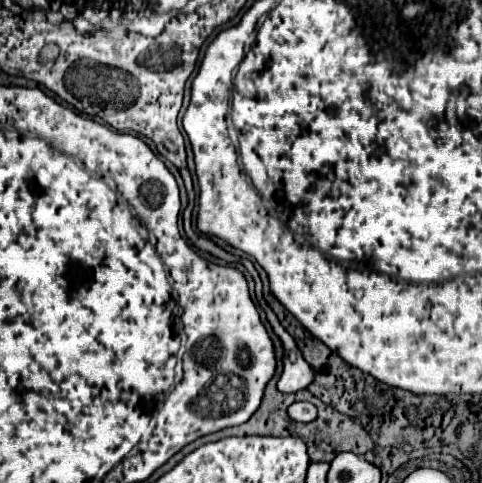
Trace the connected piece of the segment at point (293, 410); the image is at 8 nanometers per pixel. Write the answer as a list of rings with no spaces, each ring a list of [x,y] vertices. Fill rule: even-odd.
[[[294,402],[290,406],[290,418],[294,418],[296,422],[312,422],[316,420],[318,410],[310,404],[310,402]]]

